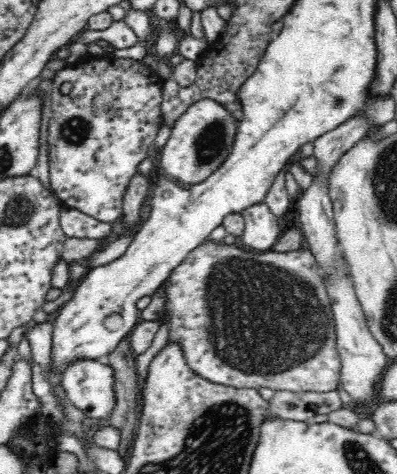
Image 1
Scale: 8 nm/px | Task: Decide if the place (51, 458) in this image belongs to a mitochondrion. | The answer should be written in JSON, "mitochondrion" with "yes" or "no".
{"mitochondrion":"no"}

